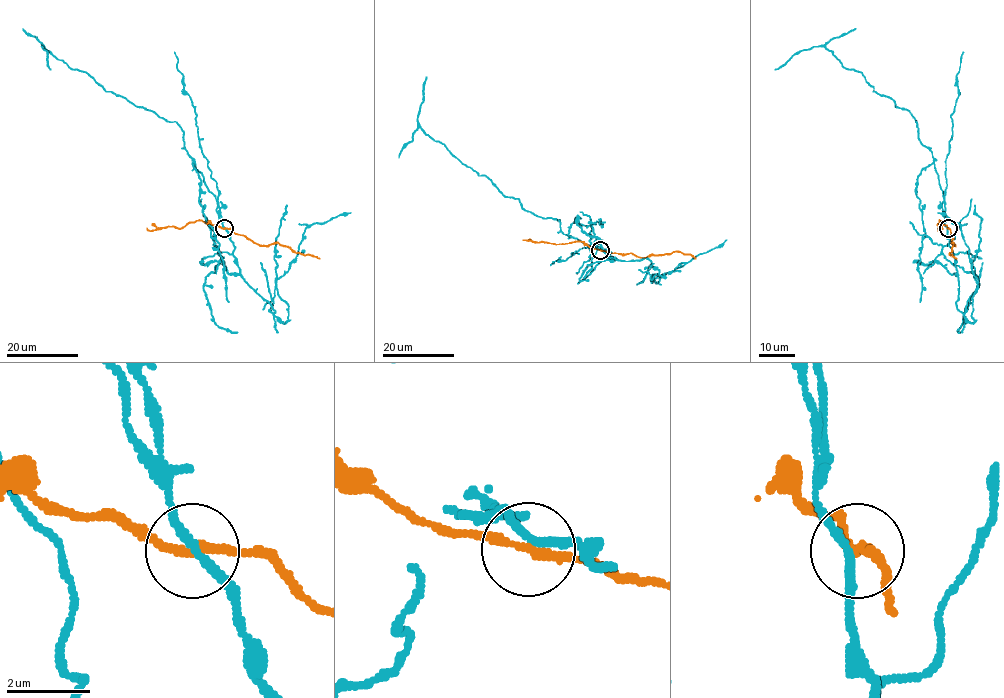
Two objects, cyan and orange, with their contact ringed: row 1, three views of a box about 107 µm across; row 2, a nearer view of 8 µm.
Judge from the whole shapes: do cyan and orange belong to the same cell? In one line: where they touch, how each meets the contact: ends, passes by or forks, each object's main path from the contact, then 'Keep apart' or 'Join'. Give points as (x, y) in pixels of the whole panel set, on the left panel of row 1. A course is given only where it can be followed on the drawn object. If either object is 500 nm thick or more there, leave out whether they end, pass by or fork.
Place: (224, 228). At the ring cyan passes by. At the ring orange passes by. Course of cyan: (224, 228), (218, 201), (185, 149), (182, 129), (175, 122), (106, 91), (42, 46), (51, 70). Course of orange: (224, 228), (260, 245), (277, 242), (295, 252), (320, 259). Keep apart

